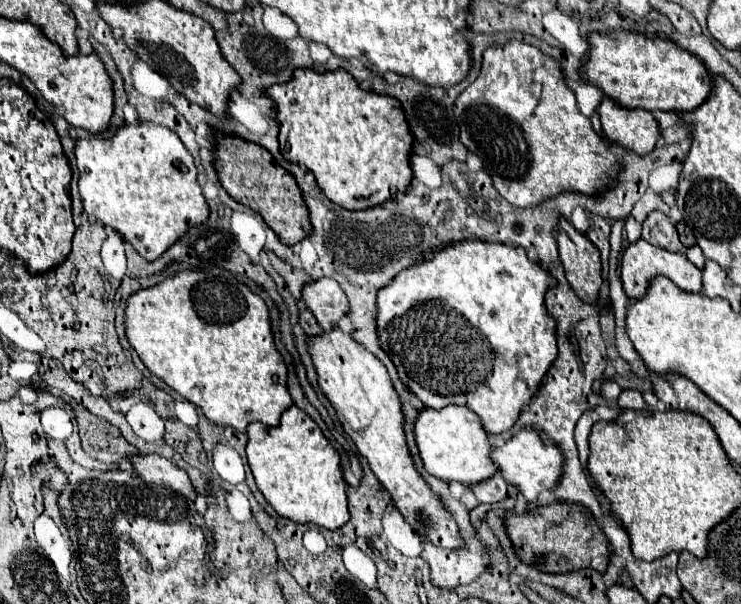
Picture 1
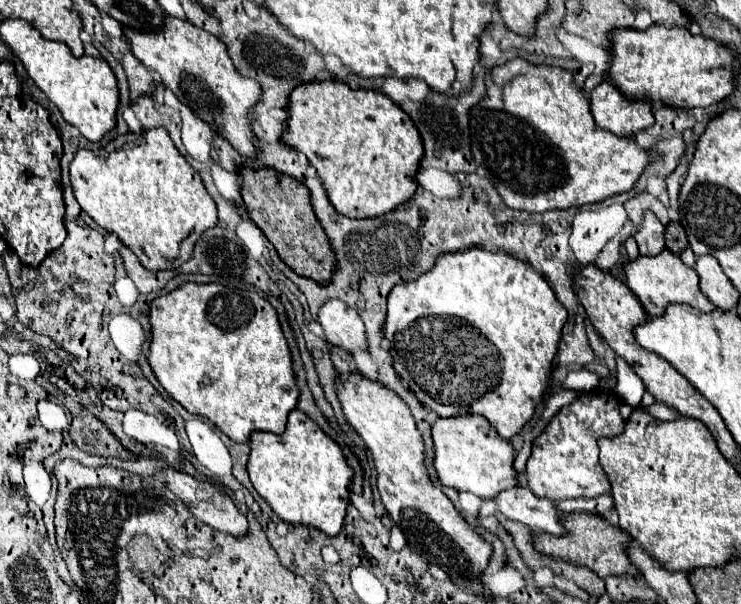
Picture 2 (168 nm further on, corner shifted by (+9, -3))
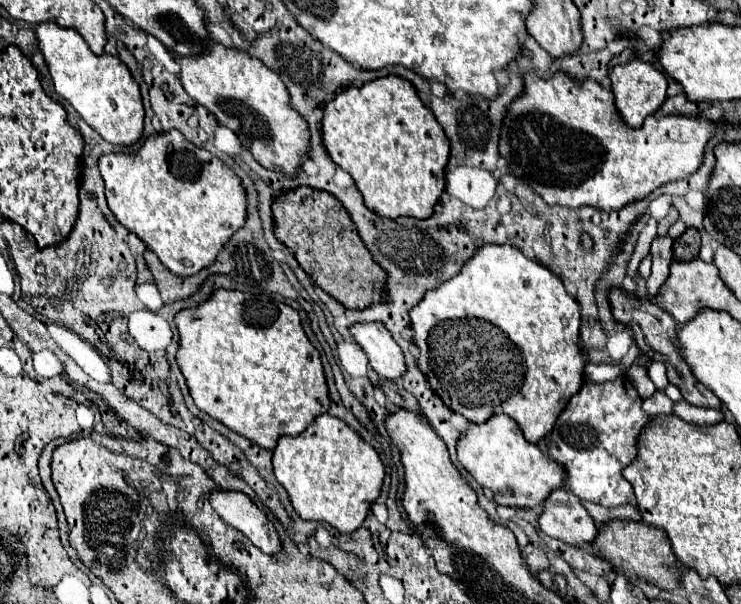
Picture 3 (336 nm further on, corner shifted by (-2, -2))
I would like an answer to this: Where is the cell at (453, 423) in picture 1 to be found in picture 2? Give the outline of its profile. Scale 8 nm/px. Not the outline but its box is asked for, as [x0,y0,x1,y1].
[431,414,517,498]

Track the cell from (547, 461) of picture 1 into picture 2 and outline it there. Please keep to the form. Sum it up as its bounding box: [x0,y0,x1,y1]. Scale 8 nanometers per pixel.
[527,392,623,500]

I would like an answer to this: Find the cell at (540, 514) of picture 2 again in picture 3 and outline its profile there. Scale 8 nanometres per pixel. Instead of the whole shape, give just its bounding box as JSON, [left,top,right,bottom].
[538,487,598,547]

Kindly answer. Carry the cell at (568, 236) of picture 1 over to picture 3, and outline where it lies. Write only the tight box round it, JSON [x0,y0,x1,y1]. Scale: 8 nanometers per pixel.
[610,289,720,409]

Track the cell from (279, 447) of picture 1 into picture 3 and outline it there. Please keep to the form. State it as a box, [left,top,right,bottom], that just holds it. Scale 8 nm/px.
[274,413,386,533]

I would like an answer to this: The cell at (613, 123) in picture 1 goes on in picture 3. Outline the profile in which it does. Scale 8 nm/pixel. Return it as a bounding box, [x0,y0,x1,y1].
[610,59,668,129]

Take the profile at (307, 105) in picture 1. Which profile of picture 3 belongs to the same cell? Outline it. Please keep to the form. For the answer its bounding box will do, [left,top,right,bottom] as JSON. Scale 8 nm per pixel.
[322,75,450,219]

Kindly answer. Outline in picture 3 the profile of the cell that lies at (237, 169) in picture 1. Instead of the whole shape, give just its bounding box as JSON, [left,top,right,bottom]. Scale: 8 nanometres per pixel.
[272,187,386,309]

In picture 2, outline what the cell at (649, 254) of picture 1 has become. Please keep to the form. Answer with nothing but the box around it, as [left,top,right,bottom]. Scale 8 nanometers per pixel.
[623,250,715,316]

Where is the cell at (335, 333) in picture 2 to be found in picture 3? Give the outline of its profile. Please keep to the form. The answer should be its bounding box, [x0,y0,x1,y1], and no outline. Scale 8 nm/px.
[350,323,406,381]

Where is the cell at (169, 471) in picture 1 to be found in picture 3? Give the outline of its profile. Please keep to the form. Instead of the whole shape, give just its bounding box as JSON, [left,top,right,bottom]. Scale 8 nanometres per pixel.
[210,491,282,555]

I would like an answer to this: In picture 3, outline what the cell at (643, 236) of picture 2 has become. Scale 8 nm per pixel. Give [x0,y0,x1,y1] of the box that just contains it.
[646,237,672,301]

